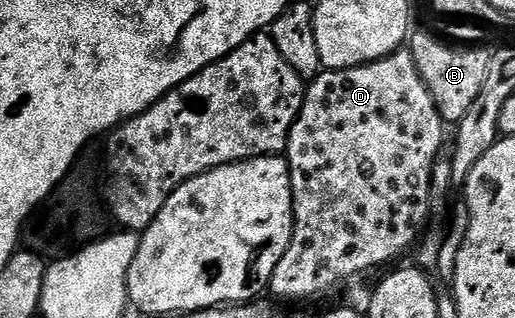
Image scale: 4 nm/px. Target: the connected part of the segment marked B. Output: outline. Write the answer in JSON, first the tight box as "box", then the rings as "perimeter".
{"box":[408,30,491,125],"perimeter":[[[415,30],[408,39],[408,50],[416,61],[416,69],[428,85],[428,93],[432,93],[432,99],[436,101],[436,109],[442,115],[447,124],[457,125],[468,113],[468,109],[475,103],[476,97],[480,97],[480,89],[484,89],[484,77],[488,77],[488,65],[490,64],[491,52],[482,47],[453,47],[442,39],[437,39],[430,31]]]}

